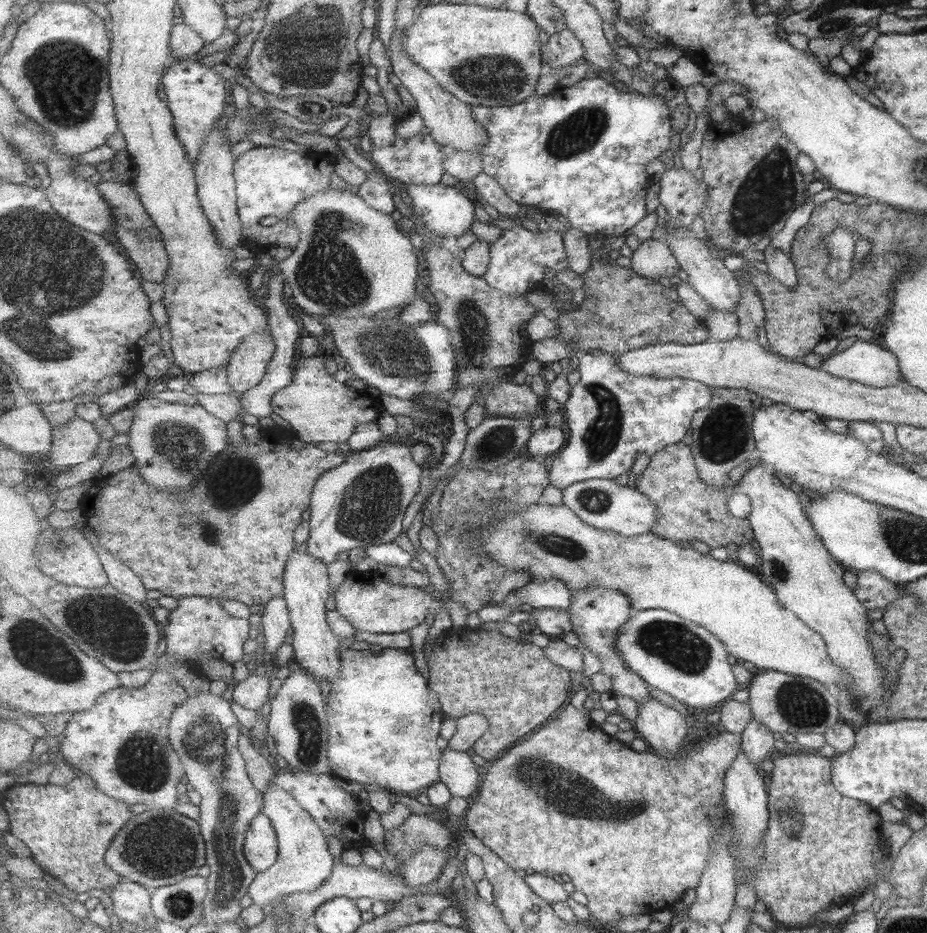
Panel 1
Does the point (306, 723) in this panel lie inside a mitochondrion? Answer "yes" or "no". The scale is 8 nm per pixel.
yes

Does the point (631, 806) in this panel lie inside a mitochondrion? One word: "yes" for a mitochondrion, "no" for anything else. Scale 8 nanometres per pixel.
yes

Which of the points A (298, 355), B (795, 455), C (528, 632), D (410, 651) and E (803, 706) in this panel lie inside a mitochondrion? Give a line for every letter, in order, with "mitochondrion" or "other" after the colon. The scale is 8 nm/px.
A: other
B: other
C: other
D: other
E: mitochondrion

